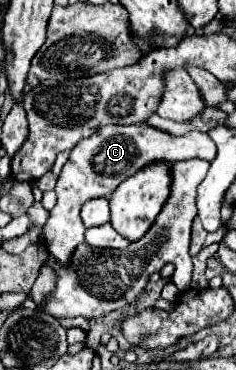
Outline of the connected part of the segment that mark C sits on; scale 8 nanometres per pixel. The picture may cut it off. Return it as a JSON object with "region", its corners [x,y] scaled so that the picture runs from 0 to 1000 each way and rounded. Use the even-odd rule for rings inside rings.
{"region":[[[449,338],[449,349],[415,349],[364,381],[339,381],[314,403],[237,495],[246,543],[212,570],[212,586],[178,619],[186,657],[212,689],[237,695],[254,716],[288,716],[314,673],[356,651],[356,603],[339,592],[339,559],[356,543],[398,532],[466,532],[466,522],[585,457],[644,446],[653,435],[729,441],[746,430],[907,430],[907,386],[873,359],[788,359],[763,370],[729,370],[695,354],[669,354],[636,338]]]}

